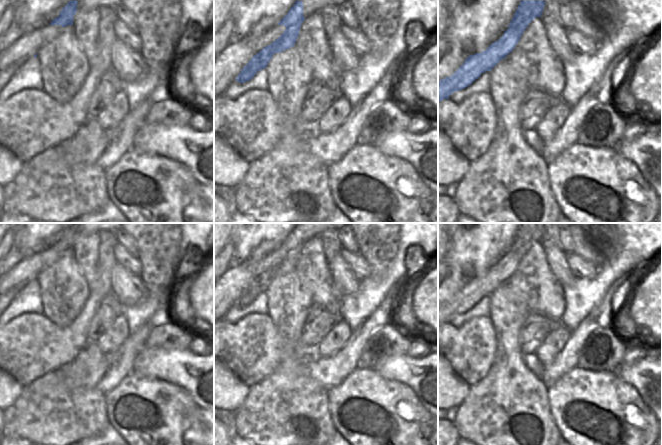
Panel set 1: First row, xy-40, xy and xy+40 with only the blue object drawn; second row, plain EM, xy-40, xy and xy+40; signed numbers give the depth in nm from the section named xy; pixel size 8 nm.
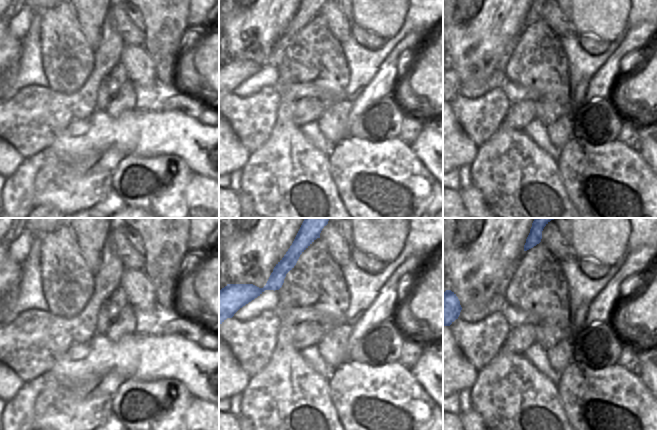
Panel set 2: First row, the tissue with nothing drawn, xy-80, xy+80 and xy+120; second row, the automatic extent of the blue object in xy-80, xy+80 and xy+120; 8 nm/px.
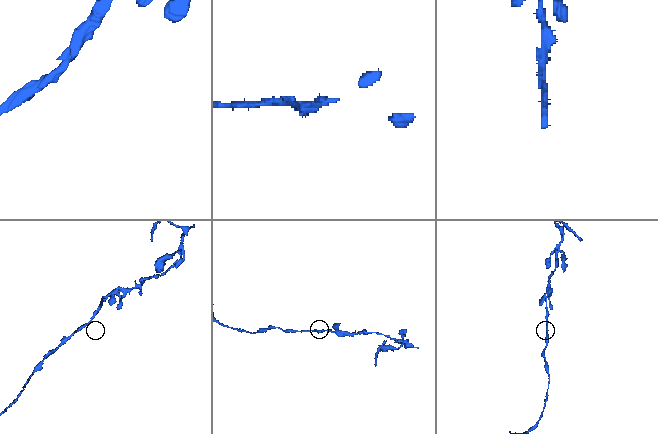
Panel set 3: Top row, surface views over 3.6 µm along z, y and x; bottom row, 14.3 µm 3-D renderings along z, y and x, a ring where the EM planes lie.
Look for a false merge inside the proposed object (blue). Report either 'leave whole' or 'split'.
split

